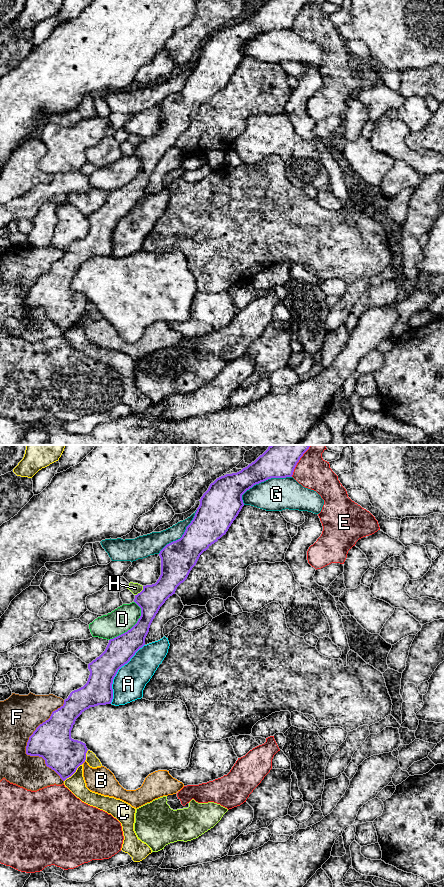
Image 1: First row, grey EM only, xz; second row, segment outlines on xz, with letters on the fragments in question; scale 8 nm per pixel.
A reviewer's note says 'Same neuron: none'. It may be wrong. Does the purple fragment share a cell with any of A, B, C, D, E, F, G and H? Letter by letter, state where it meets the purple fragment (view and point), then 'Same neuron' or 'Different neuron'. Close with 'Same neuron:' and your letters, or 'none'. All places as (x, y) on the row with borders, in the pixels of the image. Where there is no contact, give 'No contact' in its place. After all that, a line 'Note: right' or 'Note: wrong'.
A: Touches purple at xz (116, 673). Different neuron
B: Touches purple at xz (83, 762). Different neuron
C: Touches purple at xz (73, 773). Different neuron
D: Touches purple at xz (134, 625). Different neuron
E: Touches purple at xz (298, 461). Different neuron
F: Touches purple at xz (27, 745). Different neuron
G: Touches purple at xz (262, 481). Different neuron
H: Touches purple at xz (141, 591). Different neuron
Same neuron: none
Note: right

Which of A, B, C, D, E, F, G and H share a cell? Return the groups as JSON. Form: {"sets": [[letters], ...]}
{"sets": [["A"], ["B"], ["C"], ["D"], ["E"], ["F"], ["G"], ["H"]]}

